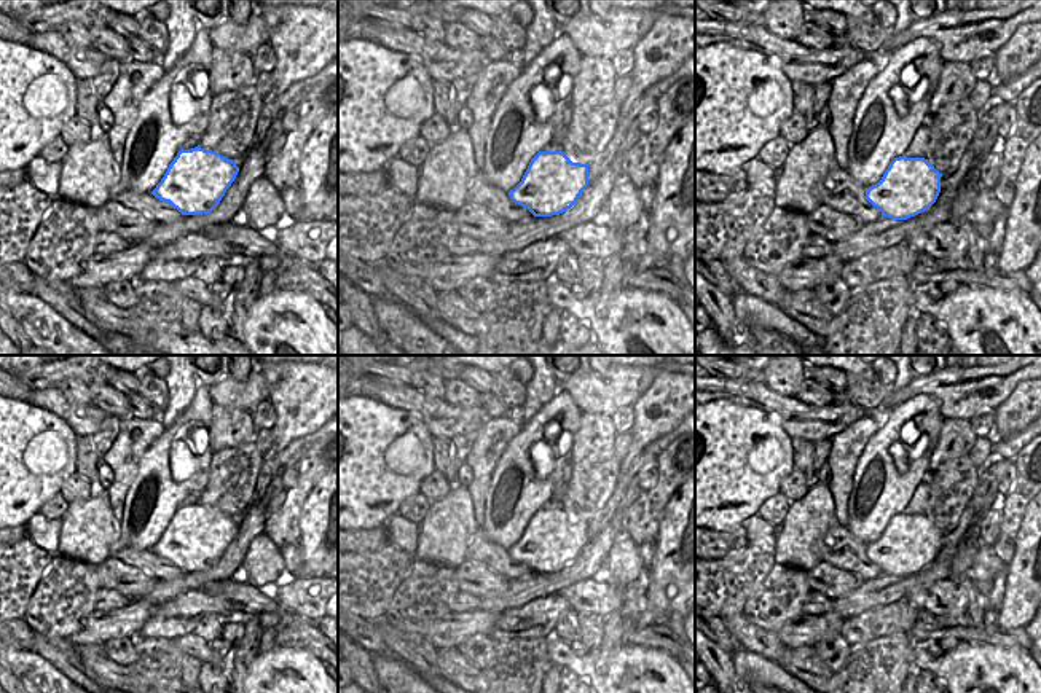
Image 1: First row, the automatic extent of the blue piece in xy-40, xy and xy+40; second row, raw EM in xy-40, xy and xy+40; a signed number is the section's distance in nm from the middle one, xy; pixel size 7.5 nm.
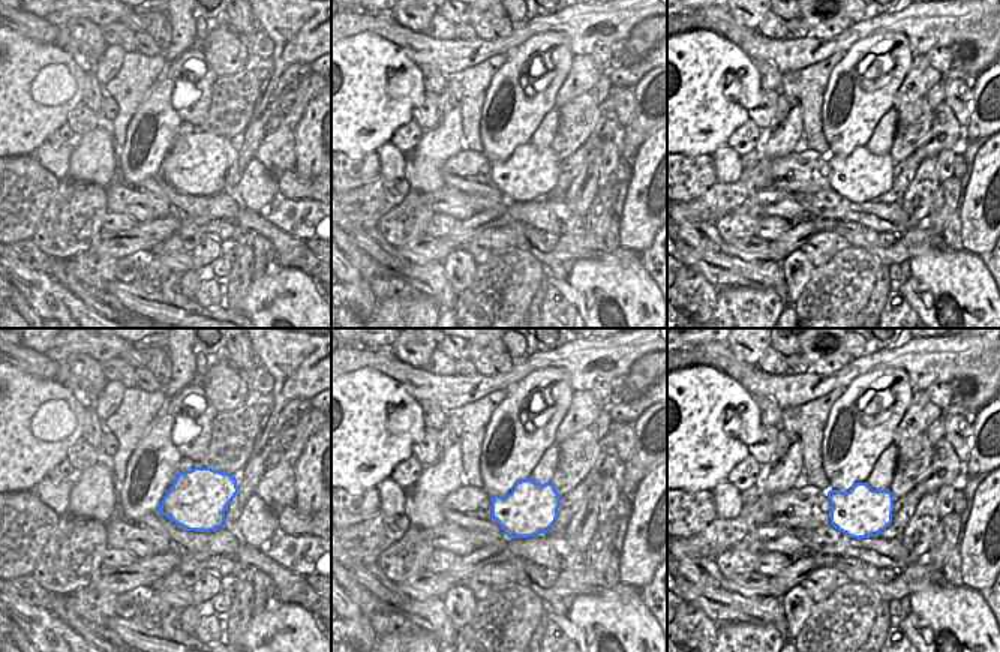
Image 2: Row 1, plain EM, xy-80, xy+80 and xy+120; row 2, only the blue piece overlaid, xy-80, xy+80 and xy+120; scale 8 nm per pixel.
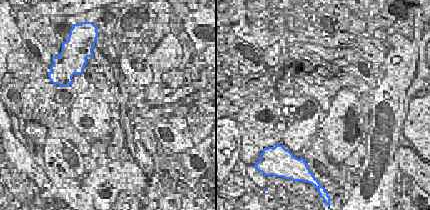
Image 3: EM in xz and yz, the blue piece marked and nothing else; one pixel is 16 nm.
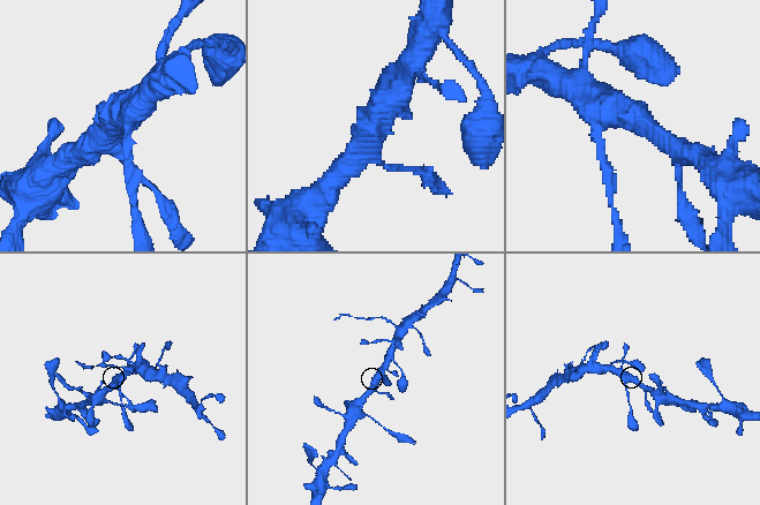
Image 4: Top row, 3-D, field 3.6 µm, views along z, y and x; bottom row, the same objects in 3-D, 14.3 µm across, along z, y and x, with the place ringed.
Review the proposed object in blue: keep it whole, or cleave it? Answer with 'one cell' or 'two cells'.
one cell

